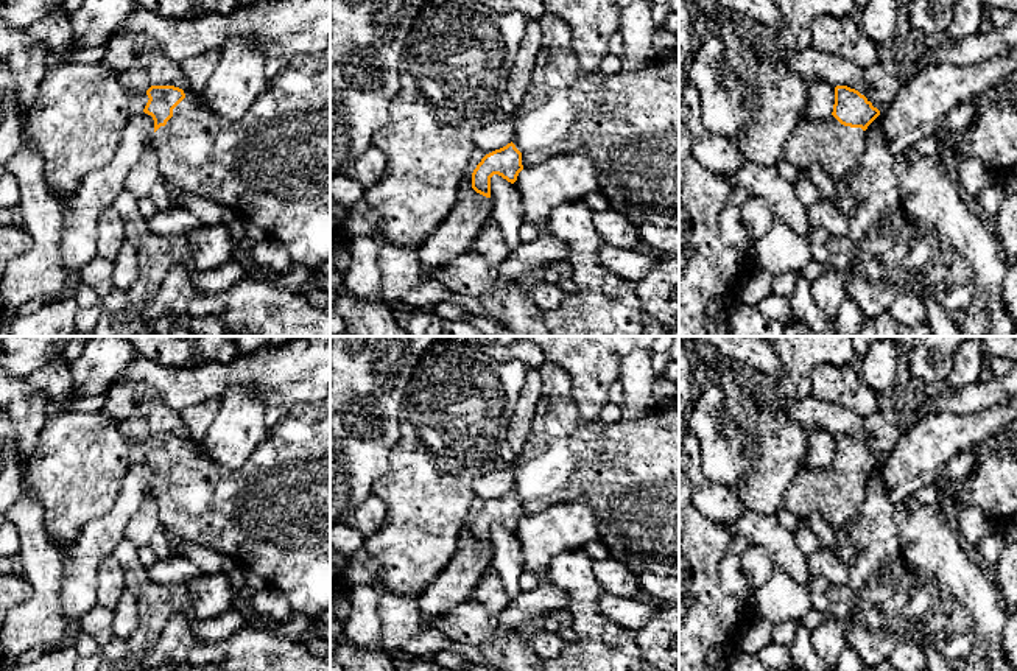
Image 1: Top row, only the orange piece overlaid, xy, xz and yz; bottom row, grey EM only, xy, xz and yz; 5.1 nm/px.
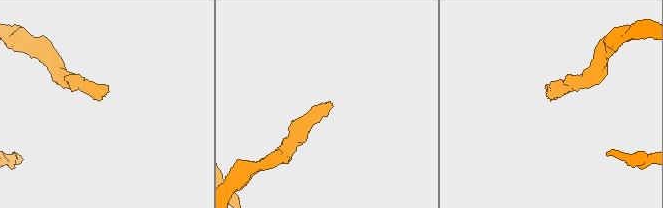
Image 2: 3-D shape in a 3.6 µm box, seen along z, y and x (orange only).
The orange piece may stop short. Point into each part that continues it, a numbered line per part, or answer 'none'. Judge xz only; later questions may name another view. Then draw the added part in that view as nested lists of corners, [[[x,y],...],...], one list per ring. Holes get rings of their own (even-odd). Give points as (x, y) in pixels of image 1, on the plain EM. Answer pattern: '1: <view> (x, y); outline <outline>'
1: xz (628, 470); outline [[[545,361],[539,369],[542,377],[542,394],[536,406],[536,414],[523,448],[516,453],[511,465],[514,467],[512,492],[522,501],[522,514],[531,515],[553,504],[586,498],[596,512],[598,539],[607,546],[609,556],[623,562],[632,573],[656,573],[679,576],[679,395],[665,405],[657,406],[651,414],[631,420],[621,419],[618,422],[586,420],[572,399],[572,381],[564,369],[558,364]]]

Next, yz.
1: yz (837, 497); outline [[[804,464],[790,478],[782,506],[801,522],[818,514],[836,532],[858,520],[864,498],[866,486],[861,476],[844,475],[833,464],[825,469],[810,469]]]

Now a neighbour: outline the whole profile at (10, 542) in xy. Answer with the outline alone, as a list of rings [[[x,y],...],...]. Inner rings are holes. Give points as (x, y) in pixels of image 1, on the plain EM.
[[[0,514],[0,559],[17,560],[20,551],[20,537],[16,526]]]

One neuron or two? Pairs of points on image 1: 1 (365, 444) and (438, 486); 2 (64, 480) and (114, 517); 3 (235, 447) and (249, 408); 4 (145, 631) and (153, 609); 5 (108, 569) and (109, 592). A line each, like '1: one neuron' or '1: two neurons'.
1: two neurons
2: two neurons
3: one neuron
4: one neuron
5: one neuron

